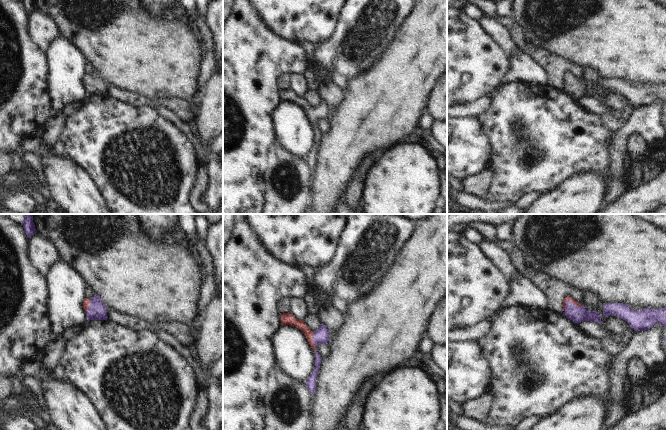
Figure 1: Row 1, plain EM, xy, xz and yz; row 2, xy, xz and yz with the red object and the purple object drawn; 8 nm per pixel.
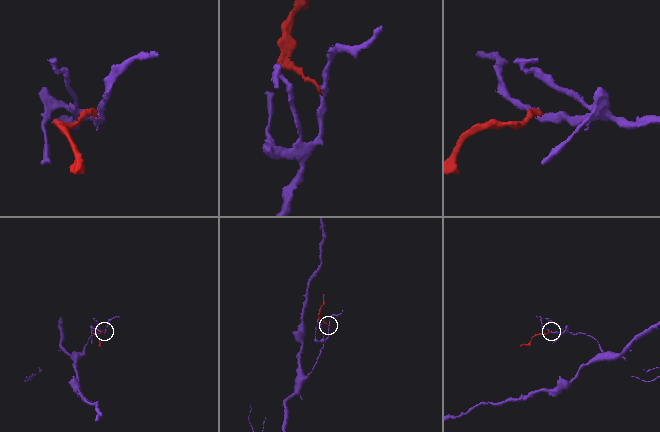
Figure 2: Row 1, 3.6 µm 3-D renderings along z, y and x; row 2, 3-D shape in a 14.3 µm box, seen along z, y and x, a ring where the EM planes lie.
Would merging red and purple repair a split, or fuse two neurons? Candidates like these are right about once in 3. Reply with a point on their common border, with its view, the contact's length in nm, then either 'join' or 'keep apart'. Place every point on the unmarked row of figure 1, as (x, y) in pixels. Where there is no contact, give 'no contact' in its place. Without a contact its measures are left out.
meets red in yz at (569, 76); contact 150 nm long; join

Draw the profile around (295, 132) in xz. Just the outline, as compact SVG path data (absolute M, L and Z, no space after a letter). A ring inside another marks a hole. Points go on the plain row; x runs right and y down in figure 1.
M282 101L275 112L277 141L291 154L306 158L315 145L316 131L305 110L295 102Z

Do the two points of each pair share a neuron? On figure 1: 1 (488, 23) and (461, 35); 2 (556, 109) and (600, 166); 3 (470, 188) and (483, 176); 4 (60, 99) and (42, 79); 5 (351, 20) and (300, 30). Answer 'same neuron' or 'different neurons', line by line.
1: different neurons
2: same neuron
3: same neuron
4: different neurons
5: different neurons

